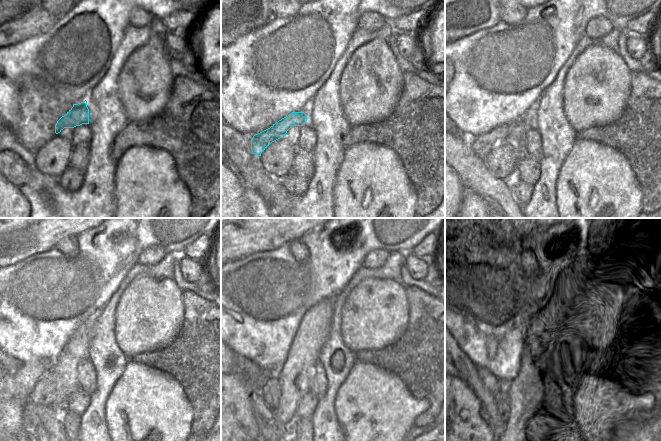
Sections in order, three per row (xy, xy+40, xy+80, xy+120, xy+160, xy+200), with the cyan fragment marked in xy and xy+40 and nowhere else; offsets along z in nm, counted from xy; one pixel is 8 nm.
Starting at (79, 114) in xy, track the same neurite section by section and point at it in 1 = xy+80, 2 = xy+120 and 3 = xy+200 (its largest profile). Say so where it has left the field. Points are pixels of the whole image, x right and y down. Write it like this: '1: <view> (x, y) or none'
1: xy+80 (481, 145)
2: xy+120 (29, 373)
3: xy+200 (465, 421)

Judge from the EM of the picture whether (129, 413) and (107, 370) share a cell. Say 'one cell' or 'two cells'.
two cells

